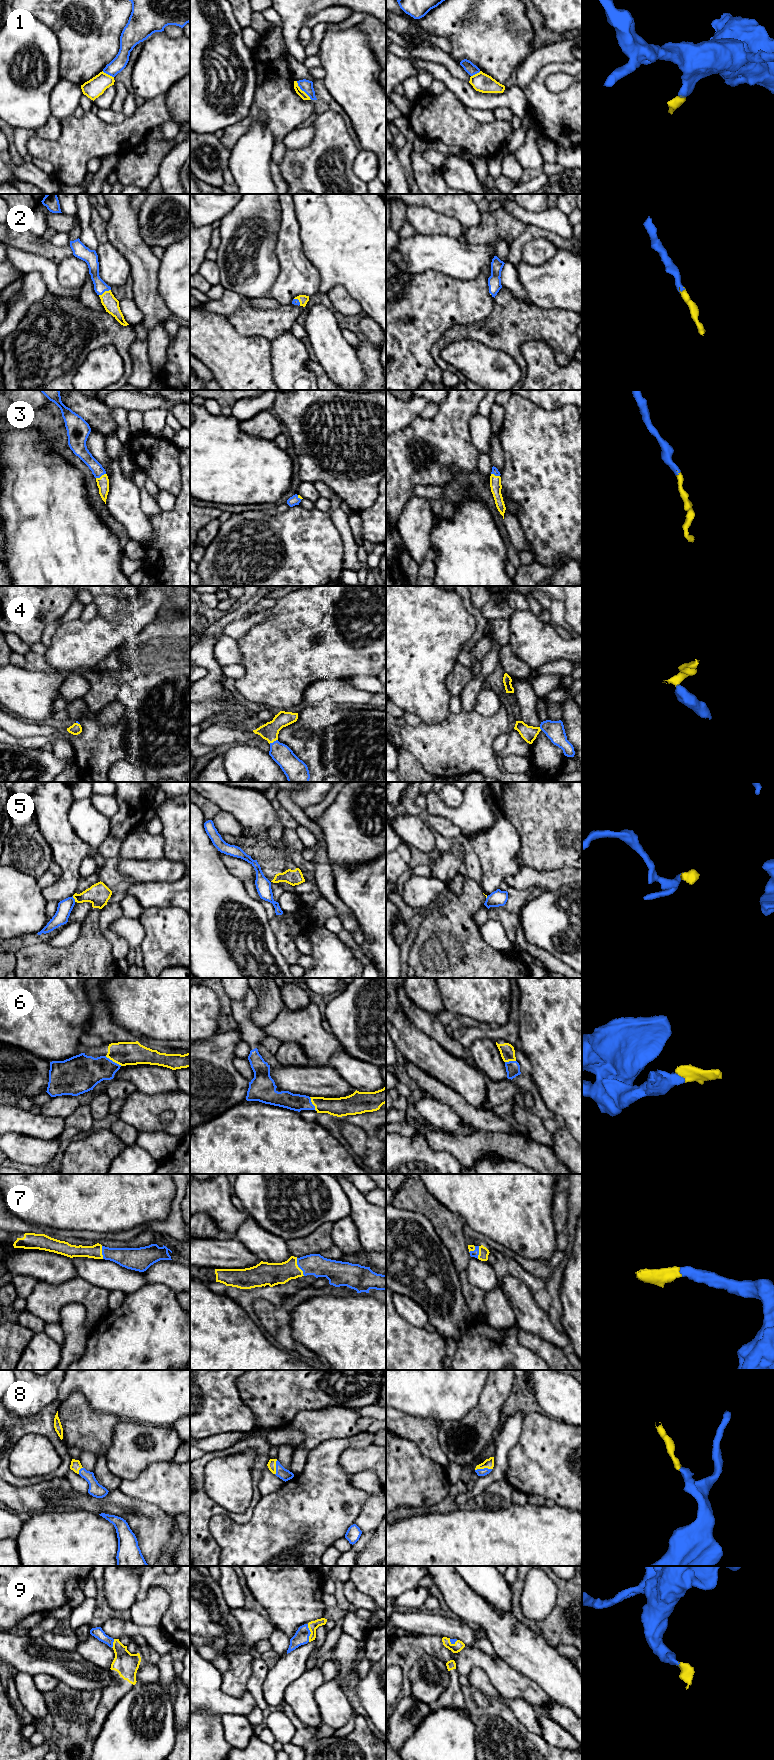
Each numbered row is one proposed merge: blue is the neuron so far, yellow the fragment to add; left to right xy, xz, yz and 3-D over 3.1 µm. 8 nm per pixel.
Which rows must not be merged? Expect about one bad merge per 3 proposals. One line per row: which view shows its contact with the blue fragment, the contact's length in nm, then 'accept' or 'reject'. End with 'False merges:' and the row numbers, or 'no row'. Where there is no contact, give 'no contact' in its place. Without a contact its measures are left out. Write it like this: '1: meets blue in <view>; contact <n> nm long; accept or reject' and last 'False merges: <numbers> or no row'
1: meets blue in xz; contact 200 nm long; reject
2: meets blue in xy; contact 110 nm long; accept
3: meets blue in xy; contact 90 nm long; accept
4: meets blue in xz; contact 80 nm long; accept
5: meets blue in xy; contact 50 nm long; reject
6: meets blue in xy; contact 150 nm long; accept
7: meets blue in xz; contact 160 nm long; accept
8: meets blue in yz; contact 140 nm long; accept
9: meets blue in xz; contact 140 nm long; accept
False merges: 1, 5

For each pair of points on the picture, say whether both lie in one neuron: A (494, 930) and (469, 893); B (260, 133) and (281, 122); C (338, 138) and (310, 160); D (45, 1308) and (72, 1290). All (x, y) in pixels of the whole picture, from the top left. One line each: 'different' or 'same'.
A: different
B: different
C: same
D: same

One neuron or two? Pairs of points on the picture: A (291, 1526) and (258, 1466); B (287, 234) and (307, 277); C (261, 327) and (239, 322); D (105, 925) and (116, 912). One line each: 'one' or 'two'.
A: two
B: one
C: one
D: one

